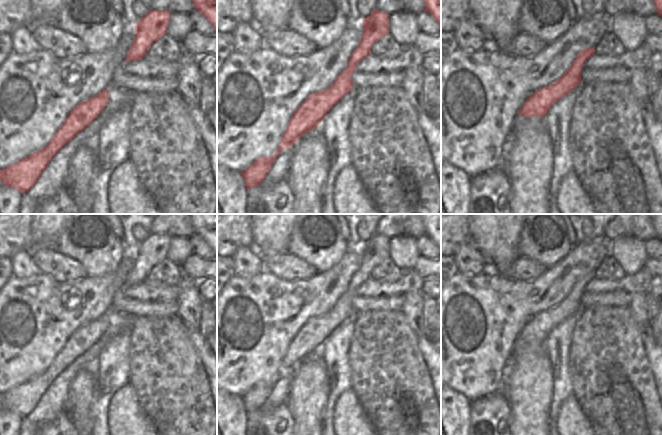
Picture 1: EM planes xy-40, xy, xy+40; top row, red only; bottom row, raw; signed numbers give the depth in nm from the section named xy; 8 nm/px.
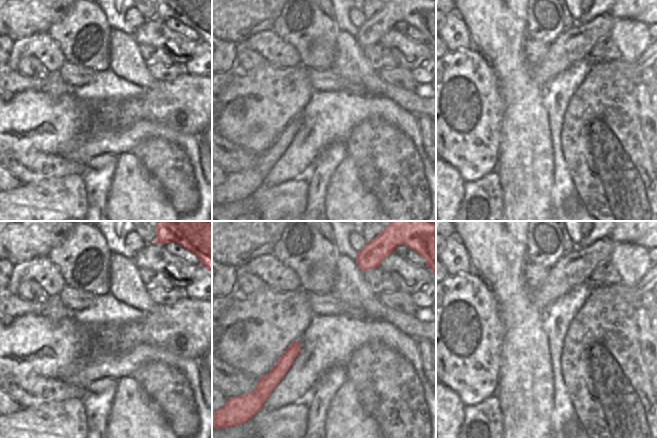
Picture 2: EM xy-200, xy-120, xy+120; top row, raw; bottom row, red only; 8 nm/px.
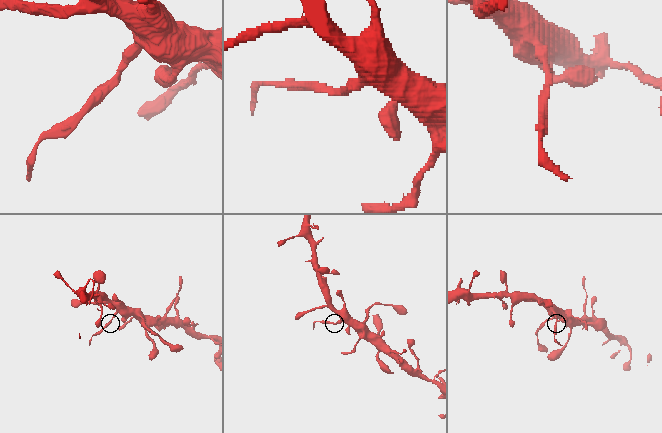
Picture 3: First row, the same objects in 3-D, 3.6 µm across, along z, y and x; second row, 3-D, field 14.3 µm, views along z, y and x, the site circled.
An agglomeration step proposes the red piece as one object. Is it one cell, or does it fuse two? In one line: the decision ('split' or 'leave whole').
split

